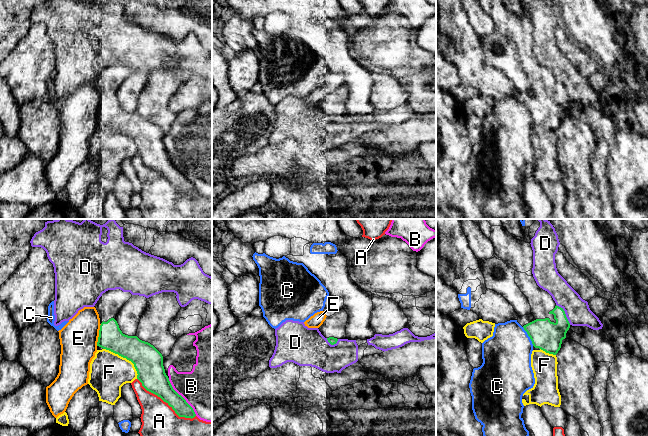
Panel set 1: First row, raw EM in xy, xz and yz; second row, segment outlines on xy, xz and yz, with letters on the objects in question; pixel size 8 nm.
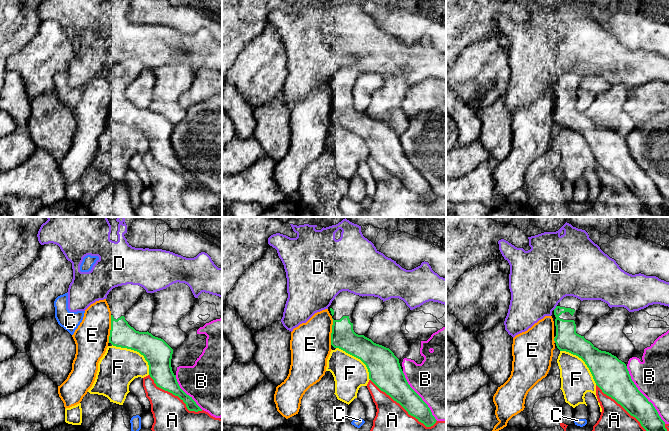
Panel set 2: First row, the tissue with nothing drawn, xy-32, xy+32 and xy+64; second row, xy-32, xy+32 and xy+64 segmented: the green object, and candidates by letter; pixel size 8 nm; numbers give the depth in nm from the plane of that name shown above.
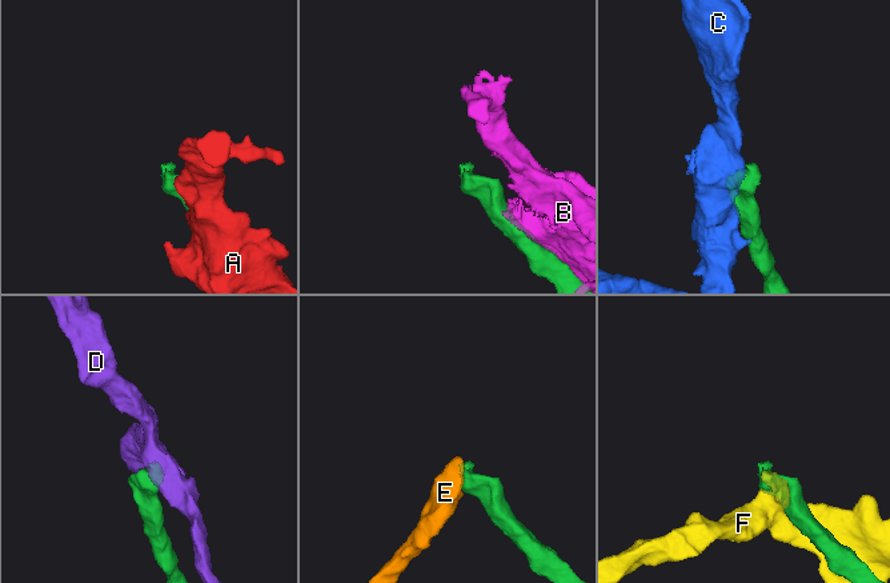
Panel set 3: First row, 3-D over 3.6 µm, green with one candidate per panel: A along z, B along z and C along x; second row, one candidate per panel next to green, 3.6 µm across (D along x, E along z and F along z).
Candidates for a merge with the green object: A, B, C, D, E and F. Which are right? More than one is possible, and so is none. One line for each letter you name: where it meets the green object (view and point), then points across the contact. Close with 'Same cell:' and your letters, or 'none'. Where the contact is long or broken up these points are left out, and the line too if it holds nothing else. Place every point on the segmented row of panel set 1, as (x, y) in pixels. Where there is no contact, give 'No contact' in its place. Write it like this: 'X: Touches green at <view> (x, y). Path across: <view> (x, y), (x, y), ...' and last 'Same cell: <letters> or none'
Same cell: none

